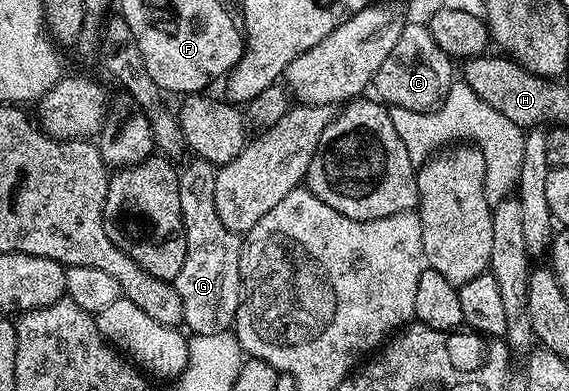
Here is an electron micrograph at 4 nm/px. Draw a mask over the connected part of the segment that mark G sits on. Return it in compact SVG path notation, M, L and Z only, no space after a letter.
M194 157L179 170L179 197L182 205L182 220L185 224L186 259L183 260L175 285L179 292L179 300L183 300L184 325L190 326L192 333L219 333L230 329L237 317L237 309L241 303L241 243L242 239L233 230L219 220L219 212L215 212L215 176L217 170L213 163Z

